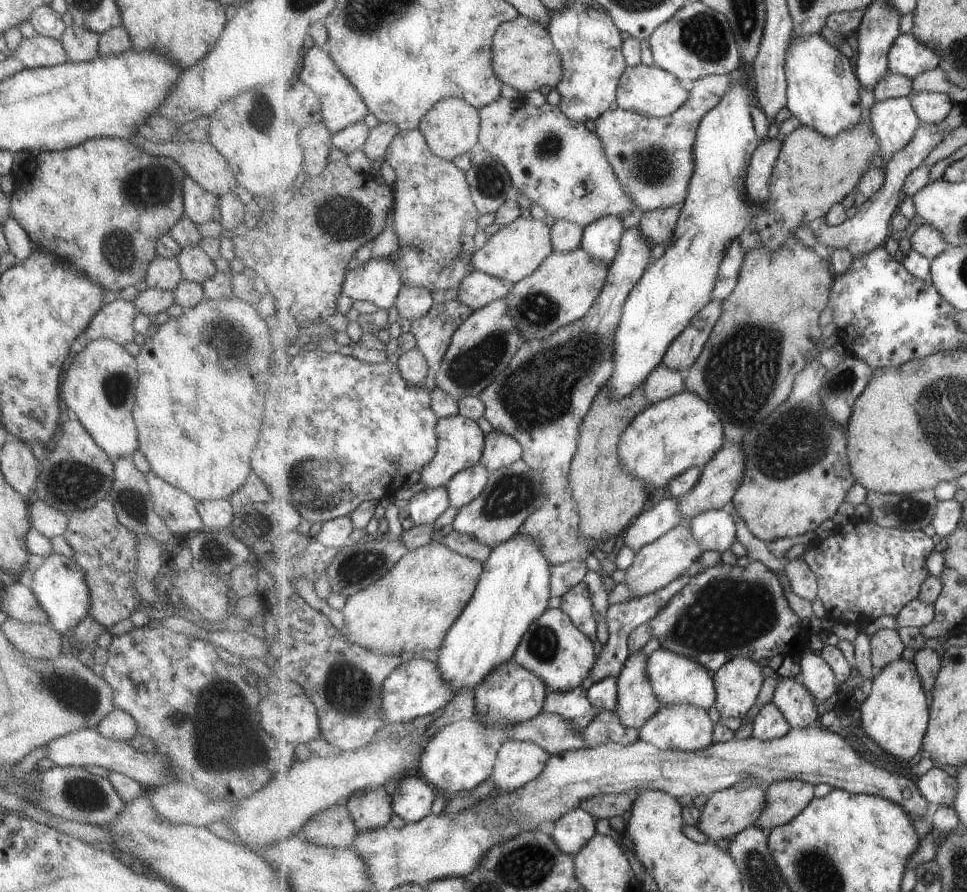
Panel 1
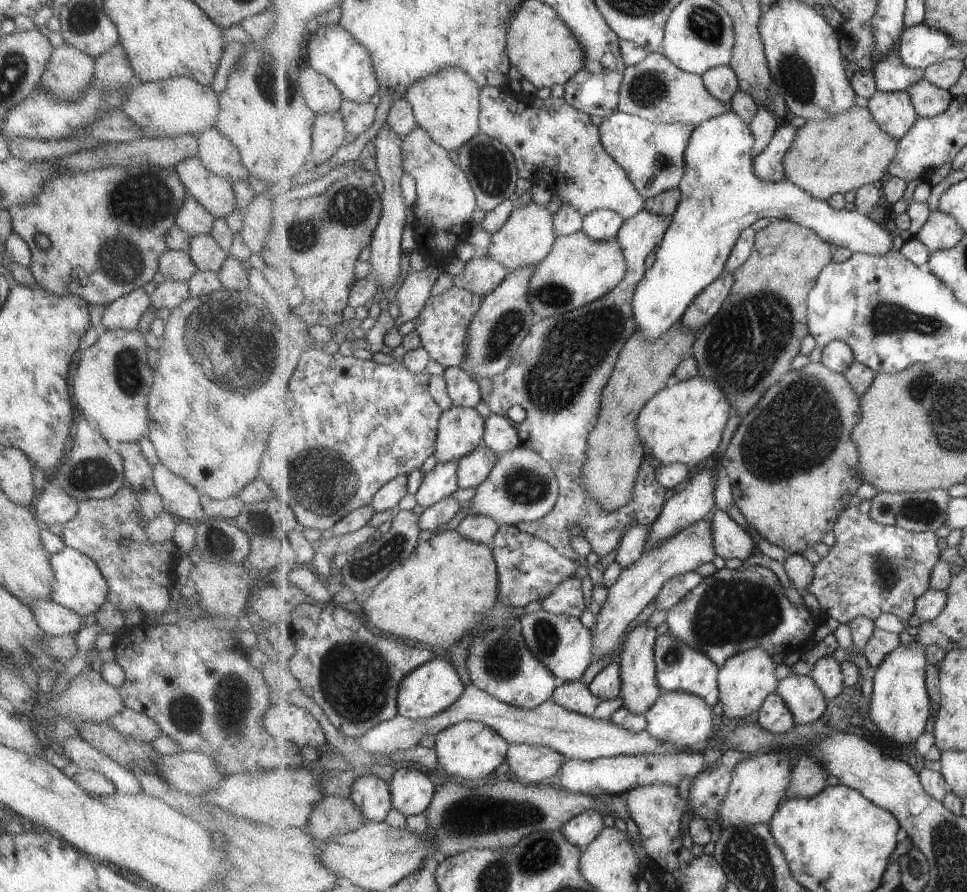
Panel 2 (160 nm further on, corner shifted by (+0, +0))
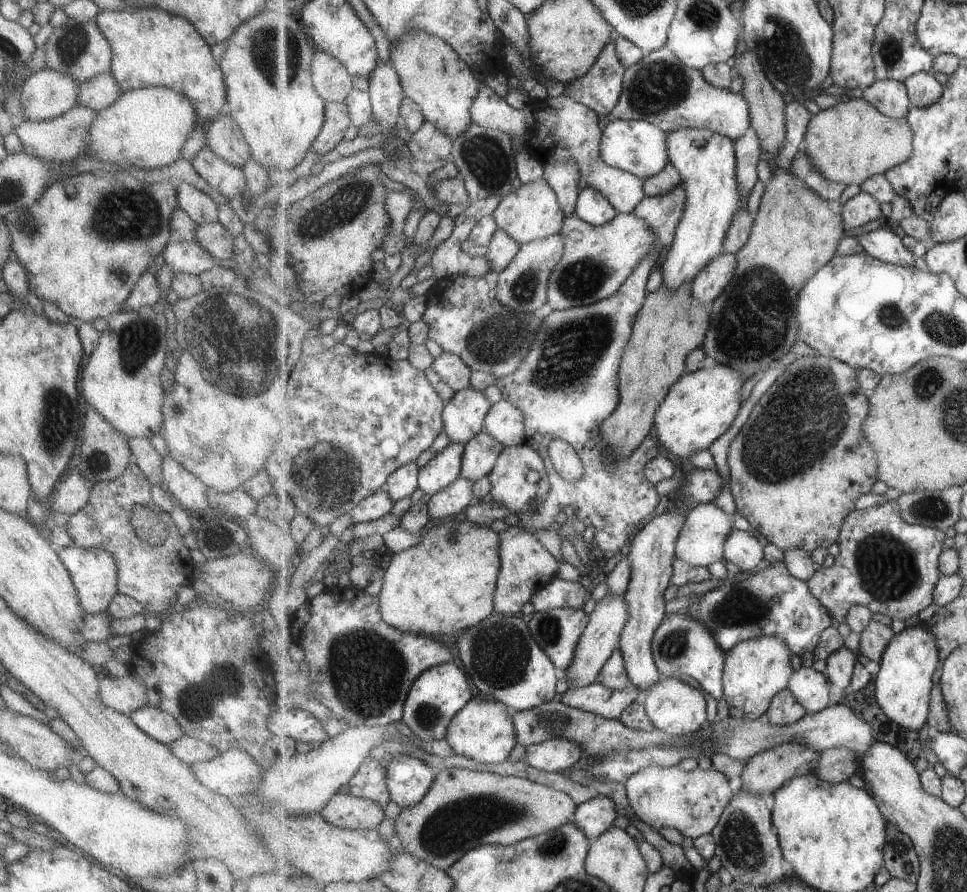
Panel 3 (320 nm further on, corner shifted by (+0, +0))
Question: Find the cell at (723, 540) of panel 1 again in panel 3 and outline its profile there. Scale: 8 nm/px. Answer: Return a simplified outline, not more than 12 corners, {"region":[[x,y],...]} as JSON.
{"region":[[733,529],[724,559],[743,571],[765,558],[763,544],[746,531]]}

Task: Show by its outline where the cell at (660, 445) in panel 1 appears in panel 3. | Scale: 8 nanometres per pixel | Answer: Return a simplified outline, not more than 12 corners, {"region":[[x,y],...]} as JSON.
{"region":[[715,363],[685,373],[655,415],[683,462],[742,409],[744,374]]}

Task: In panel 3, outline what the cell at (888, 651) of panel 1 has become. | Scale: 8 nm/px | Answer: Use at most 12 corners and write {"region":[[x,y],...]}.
{"region":[[873,619],[860,634],[859,654],[881,662],[894,640],[891,625]]}

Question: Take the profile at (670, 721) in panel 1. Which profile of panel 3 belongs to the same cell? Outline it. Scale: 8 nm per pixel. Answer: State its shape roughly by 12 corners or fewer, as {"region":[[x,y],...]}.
{"region":[[661,678],[642,697],[657,729],[693,735],[707,724],[706,692]]}

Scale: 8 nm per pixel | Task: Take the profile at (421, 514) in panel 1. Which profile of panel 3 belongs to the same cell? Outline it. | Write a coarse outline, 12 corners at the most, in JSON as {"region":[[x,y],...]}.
{"region":[[450,442],[420,468],[431,497],[462,476],[466,445]]}

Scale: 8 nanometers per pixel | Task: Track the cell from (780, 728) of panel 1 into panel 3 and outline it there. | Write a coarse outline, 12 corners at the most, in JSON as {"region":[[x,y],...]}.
{"region":[[787,688],[774,696],[765,718],[792,725],[809,712]]}

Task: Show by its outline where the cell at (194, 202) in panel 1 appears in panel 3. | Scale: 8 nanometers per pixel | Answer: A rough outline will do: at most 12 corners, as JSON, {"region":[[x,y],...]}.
{"region":[[205,145],[190,165],[225,198],[245,190],[242,170]]}

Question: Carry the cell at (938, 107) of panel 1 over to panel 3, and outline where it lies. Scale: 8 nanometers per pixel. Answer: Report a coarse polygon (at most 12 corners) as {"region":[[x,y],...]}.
{"region":[[917,73],[905,82],[916,107],[935,104],[944,91],[933,73]]}

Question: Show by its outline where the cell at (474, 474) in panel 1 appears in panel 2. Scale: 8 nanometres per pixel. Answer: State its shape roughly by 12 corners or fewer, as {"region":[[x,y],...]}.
{"region":[[481,445],[460,458],[460,488],[487,480],[500,455]]}

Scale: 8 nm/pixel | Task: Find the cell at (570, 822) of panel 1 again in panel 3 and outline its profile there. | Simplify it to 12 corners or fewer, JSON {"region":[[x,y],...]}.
{"region":[[597,795],[578,805],[574,823],[593,842],[613,827],[615,802]]}

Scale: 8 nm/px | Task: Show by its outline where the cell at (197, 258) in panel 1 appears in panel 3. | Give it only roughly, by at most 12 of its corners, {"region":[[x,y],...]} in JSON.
{"region":[[217,221],[198,225],[193,238],[220,261],[233,239]]}

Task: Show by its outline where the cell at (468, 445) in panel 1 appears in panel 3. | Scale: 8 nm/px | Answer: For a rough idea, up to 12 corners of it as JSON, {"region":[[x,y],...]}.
{"region":[[476,388],[456,392],[443,411],[451,442],[485,430],[493,405]]}

